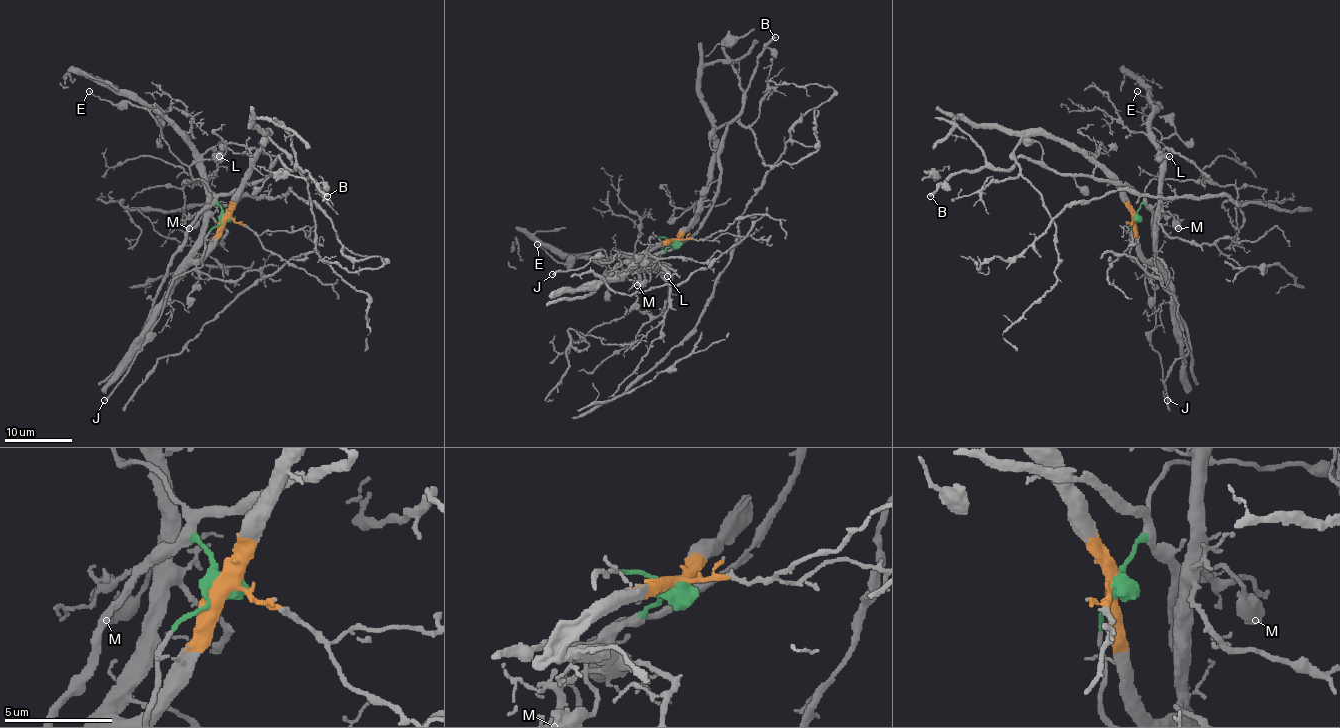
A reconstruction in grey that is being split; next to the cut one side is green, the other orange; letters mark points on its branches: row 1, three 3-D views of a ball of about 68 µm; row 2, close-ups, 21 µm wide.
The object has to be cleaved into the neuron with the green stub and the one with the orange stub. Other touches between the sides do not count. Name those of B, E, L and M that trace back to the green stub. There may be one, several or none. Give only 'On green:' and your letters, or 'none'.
On green: B, E, L, M

